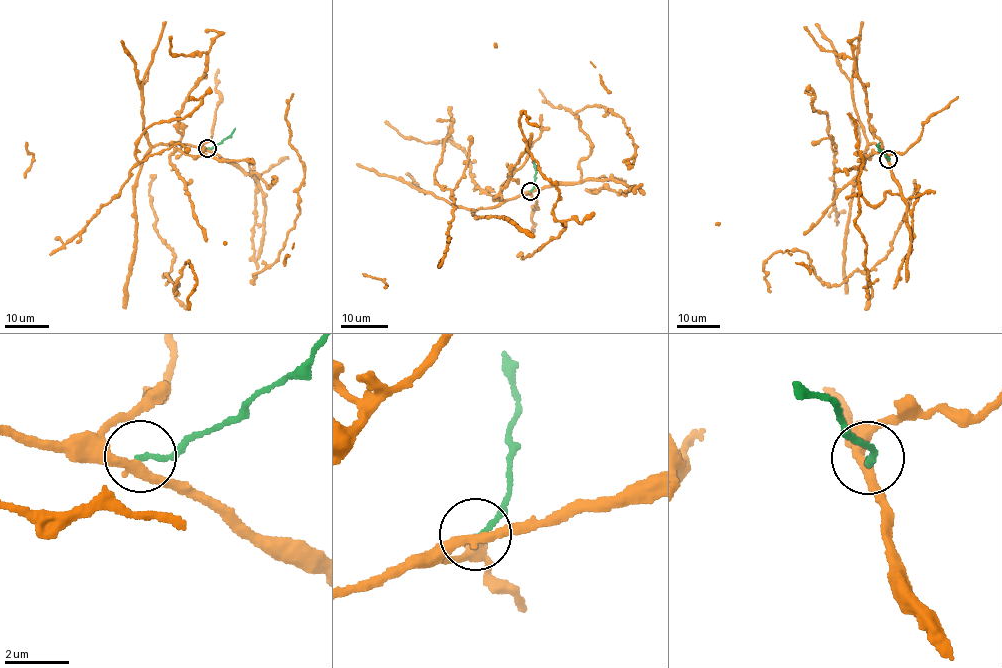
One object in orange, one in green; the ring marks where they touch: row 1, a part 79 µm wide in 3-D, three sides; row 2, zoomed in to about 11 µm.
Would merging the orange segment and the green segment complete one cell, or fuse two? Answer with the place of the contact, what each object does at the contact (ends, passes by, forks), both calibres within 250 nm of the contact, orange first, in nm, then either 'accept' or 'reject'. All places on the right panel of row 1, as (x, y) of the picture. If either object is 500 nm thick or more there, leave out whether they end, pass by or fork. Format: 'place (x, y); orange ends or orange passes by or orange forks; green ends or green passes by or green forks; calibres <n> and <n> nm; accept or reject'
place (888, 159); orange passes by; green ends; calibres 280 and 170 nm; reject

